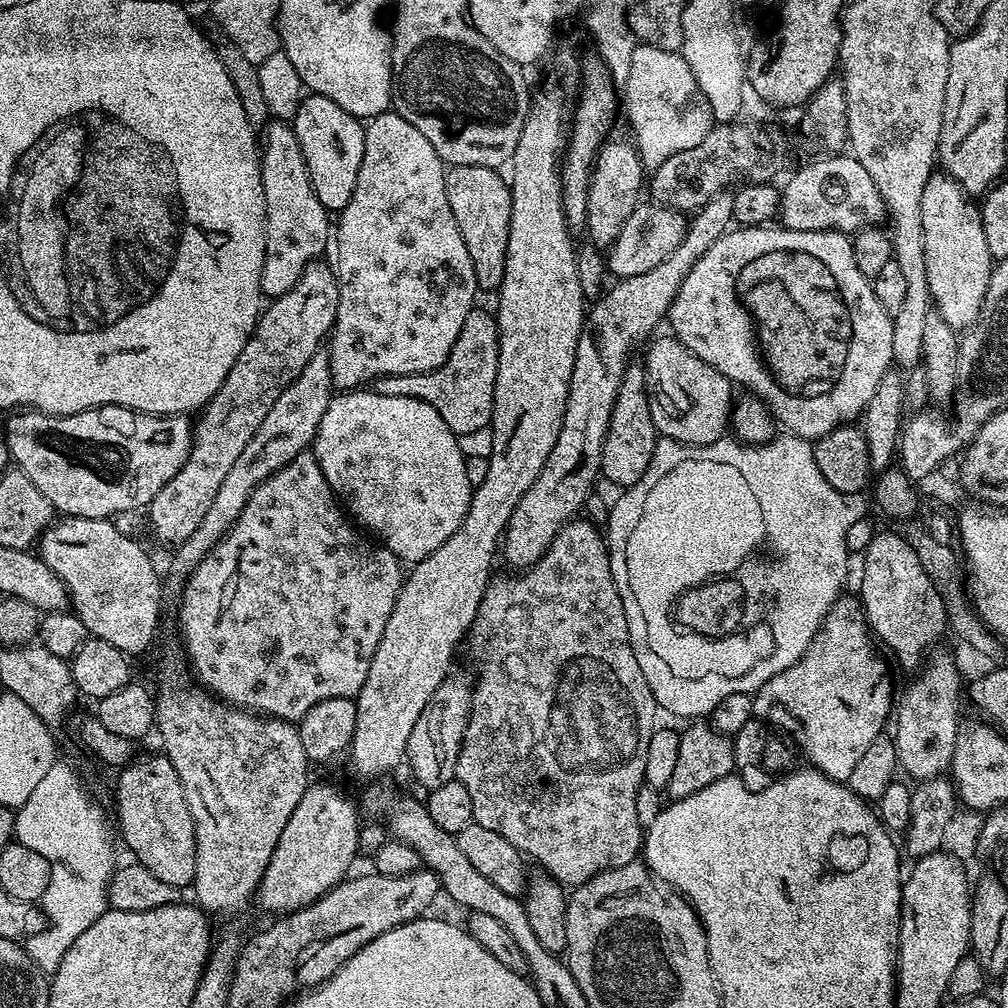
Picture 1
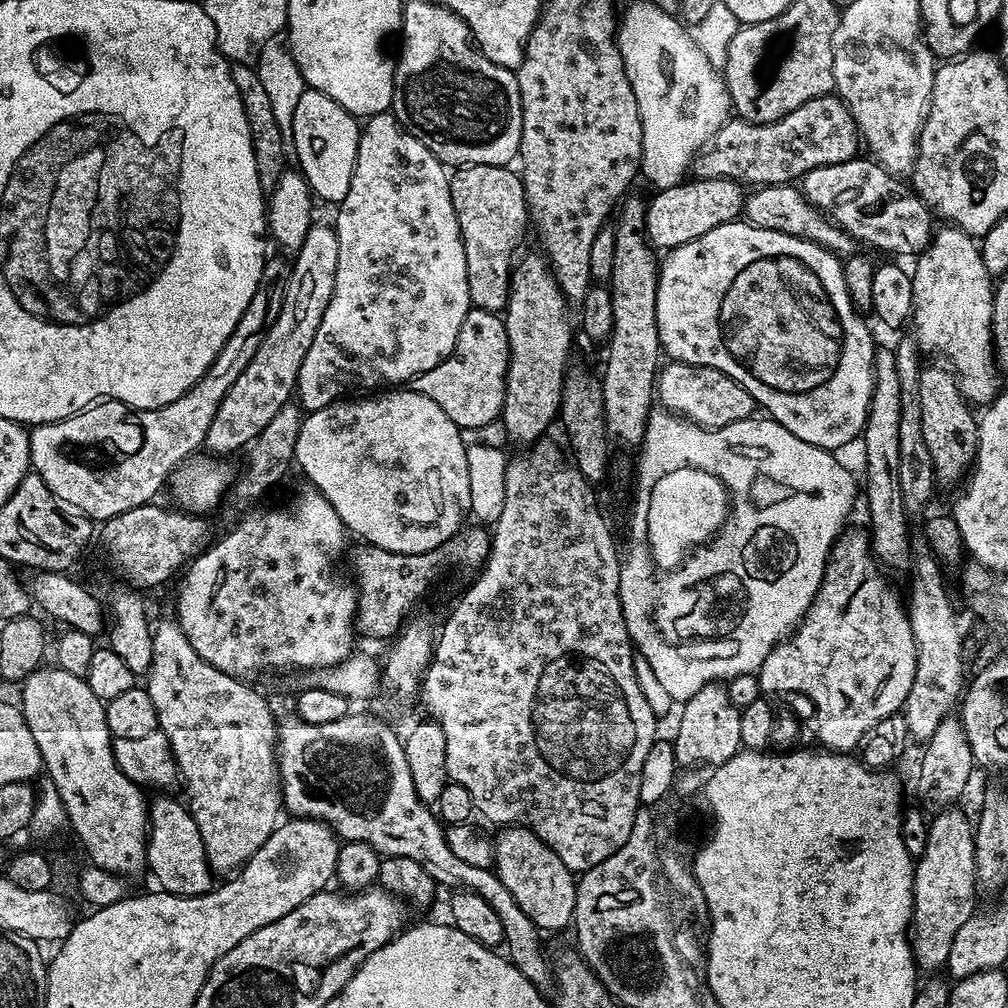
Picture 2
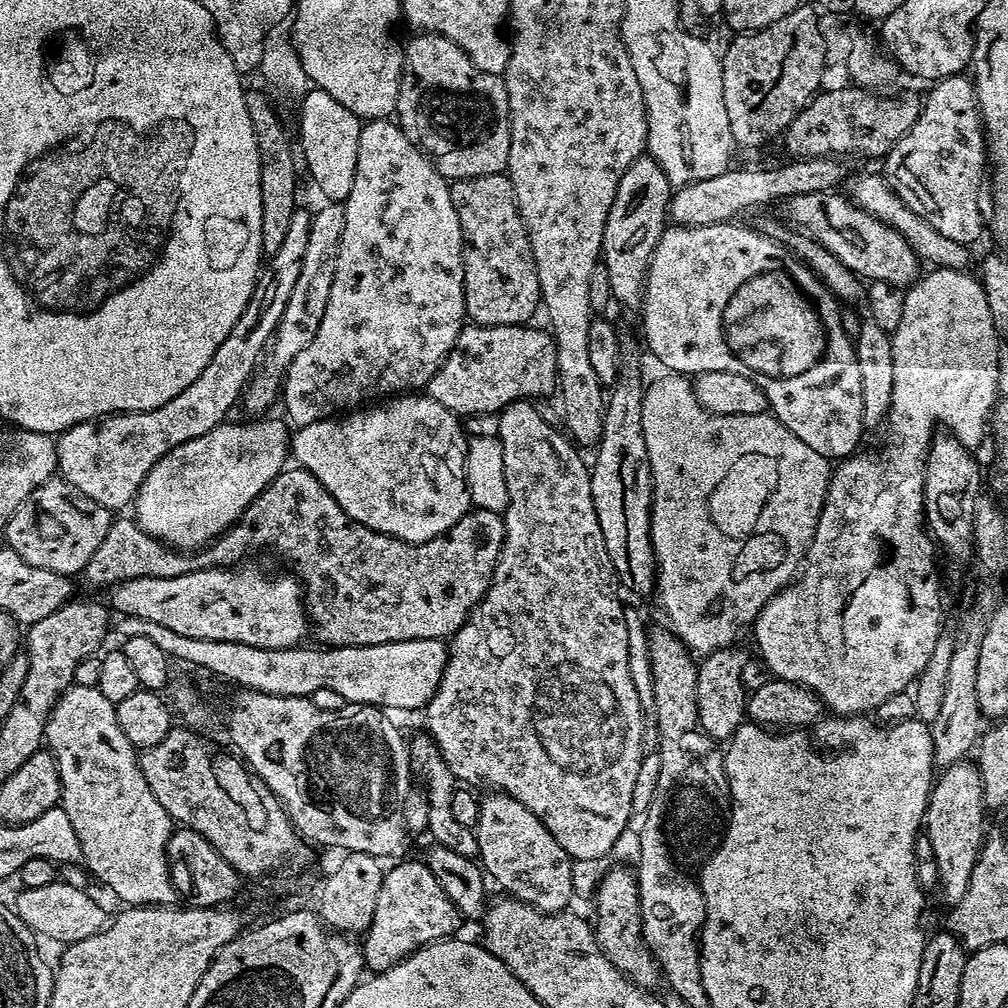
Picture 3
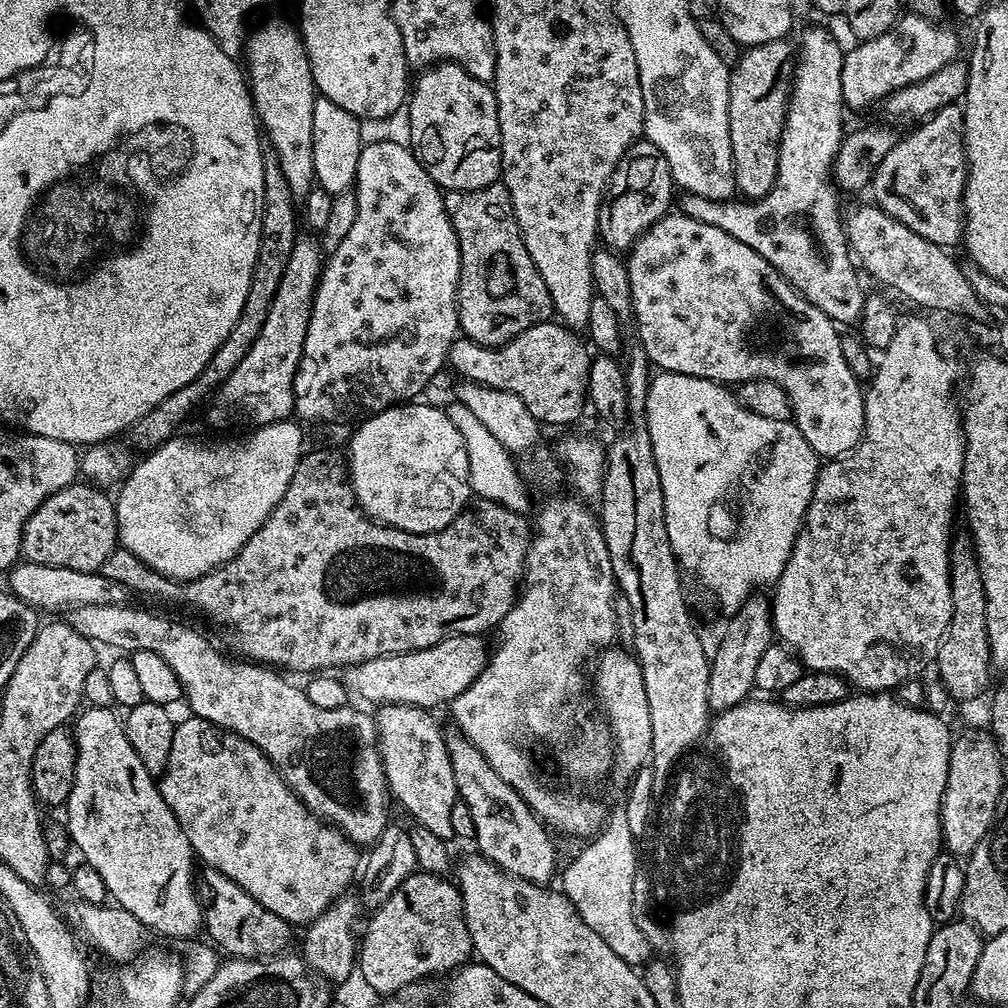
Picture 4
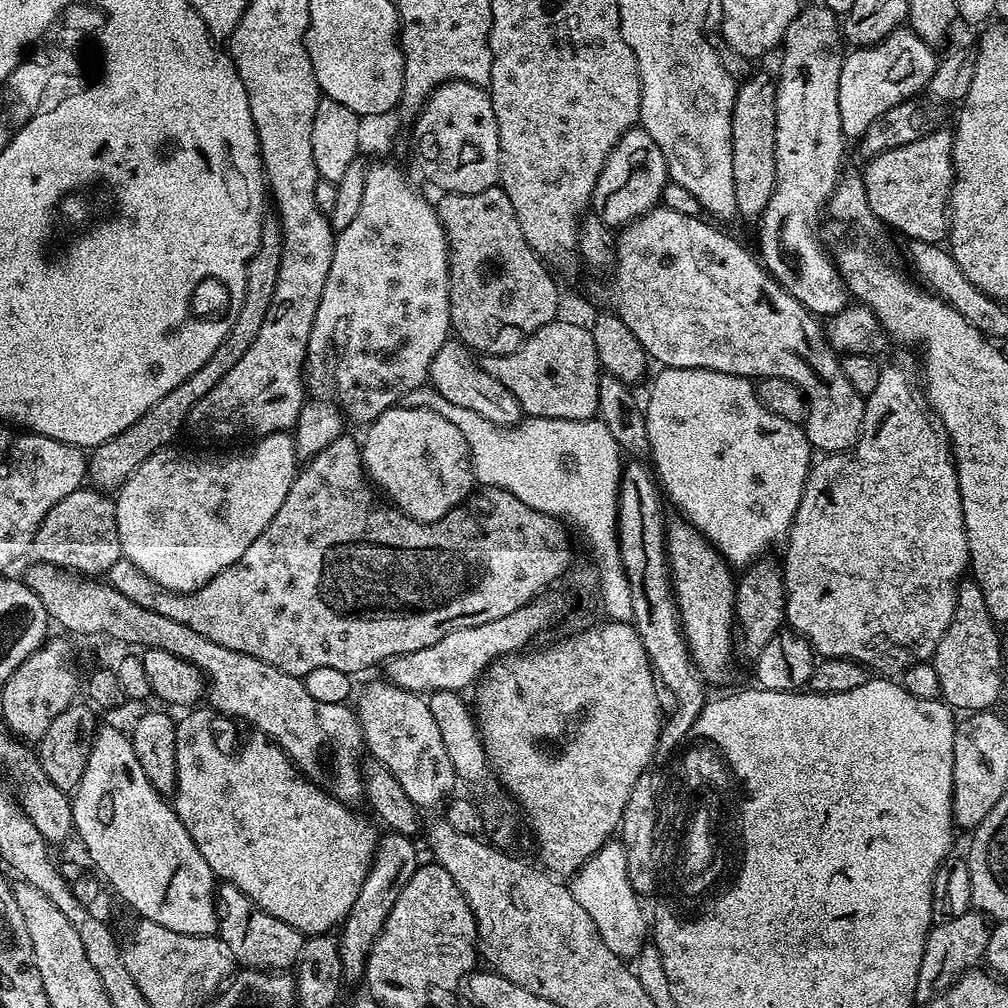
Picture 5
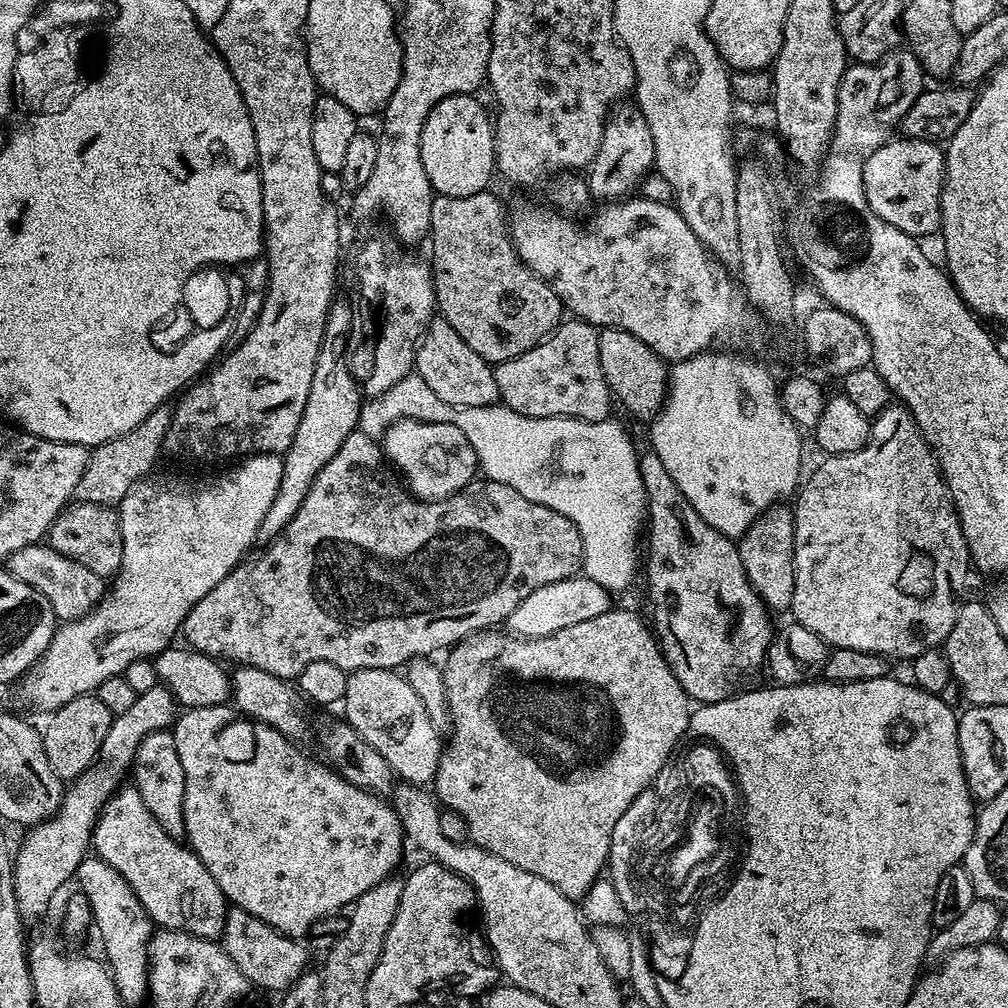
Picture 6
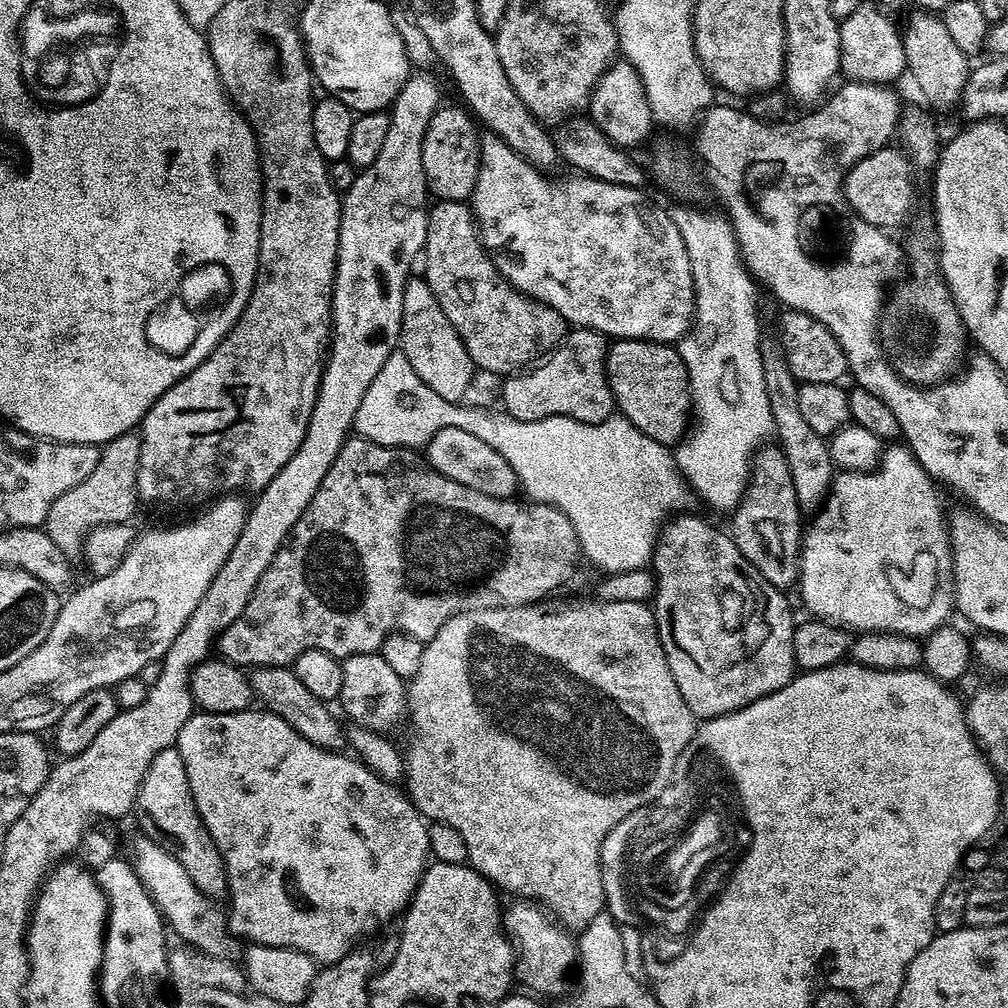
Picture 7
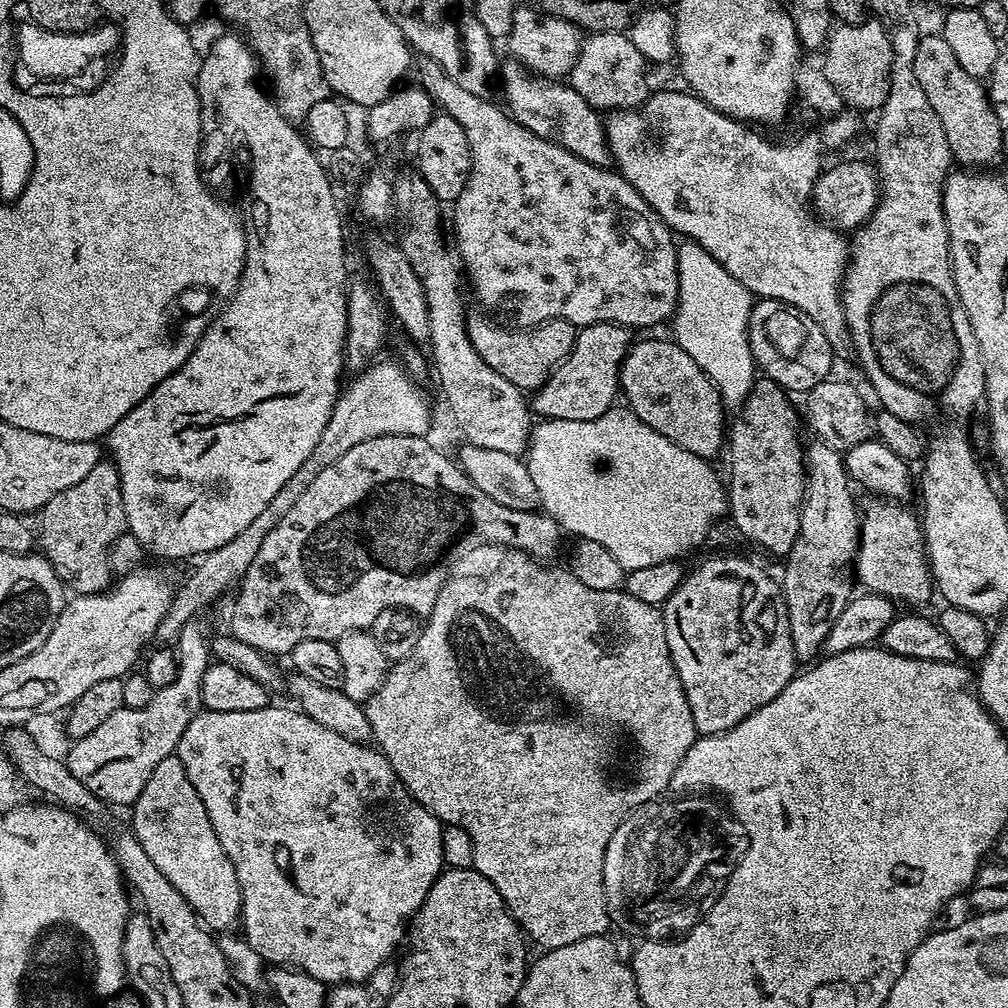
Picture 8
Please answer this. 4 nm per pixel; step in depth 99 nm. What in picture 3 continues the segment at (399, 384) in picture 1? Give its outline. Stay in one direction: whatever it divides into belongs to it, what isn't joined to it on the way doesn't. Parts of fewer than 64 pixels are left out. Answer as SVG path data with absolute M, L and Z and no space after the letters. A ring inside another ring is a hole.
M465 323L447 358L426 385L427 395L461 418L477 416L480 412L499 413L515 400L548 396L551 392L553 395L558 388L556 344L551 331L532 327Z

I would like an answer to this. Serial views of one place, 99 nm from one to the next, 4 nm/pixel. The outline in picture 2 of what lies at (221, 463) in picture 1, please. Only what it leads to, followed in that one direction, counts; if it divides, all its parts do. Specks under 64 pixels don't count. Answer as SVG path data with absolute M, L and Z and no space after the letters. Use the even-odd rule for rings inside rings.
M313 223L302 246L295 249L294 256L296 261L291 261L282 310L278 310L274 326L270 326L266 338L262 338L258 354L250 358L234 386L226 390L226 398L222 398L222 406L218 406L214 422L210 422L204 442L207 451L217 457L228 458L239 448L240 451L247 449L258 434L266 430L270 418L274 418L274 414L293 399L298 370L302 370L302 358L306 358L306 350L310 350L310 342L314 342L314 334L318 334L318 326L322 326L326 306L330 306L330 298L334 294L334 270L338 270L338 234L335 227L331 223Z

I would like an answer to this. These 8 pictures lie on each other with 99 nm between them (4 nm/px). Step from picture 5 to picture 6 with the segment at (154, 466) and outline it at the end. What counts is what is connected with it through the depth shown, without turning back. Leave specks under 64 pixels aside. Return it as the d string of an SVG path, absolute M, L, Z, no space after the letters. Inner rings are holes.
M253 454L233 463L229 472L209 480L179 480L176 476L169 480L139 480L118 505L122 534L119 572L104 599L85 616L57 627L50 646L22 677L25 702L32 708L41 708L44 714L51 714L74 698L95 693L106 678L123 674L130 662L155 658L169 647L183 629L186 614L190 614L192 607L249 555L248 547L257 541L262 518L266 518L266 510L270 510L270 502L278 494L283 465L279 455Z

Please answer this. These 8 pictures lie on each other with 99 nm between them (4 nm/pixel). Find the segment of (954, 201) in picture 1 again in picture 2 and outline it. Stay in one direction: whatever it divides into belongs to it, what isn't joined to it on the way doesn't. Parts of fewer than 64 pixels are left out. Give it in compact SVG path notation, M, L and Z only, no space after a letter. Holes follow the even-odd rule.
M940 227L933 231L932 240L927 248L915 257L916 268L911 269L914 282L914 306L910 328L916 331L914 339L921 353L944 352L943 359L954 369L960 382L960 392L969 405L987 406L996 399L1002 388L999 378L996 377L998 365L992 346L994 277L986 270L986 265L982 262L980 245L973 237L967 236L961 228Z

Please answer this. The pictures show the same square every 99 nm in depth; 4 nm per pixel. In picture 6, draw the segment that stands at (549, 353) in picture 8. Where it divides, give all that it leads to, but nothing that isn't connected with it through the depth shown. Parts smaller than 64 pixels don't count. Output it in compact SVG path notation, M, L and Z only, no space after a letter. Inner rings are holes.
M492 190L470 194L466 198L436 196L430 206L431 240L432 260L430 259L430 267L432 269L432 284L436 287L436 307L439 315L446 322L450 322L450 326L454 326L454 330L458 330L458 338L462 338L462 342L466 342L466 346L470 346L470 350L474 350L474 354L478 354L482 359L488 361L489 364L495 366L506 362L510 358L518 358L518 354L526 354L526 350L541 344L562 323L562 317L565 315L566 309L560 303L560 296L541 276L534 274L534 270L530 270L522 262L522 258L516 252L516 246L512 239L509 217L506 215L506 212L504 216L504 208L500 205L499 198L492 193Z

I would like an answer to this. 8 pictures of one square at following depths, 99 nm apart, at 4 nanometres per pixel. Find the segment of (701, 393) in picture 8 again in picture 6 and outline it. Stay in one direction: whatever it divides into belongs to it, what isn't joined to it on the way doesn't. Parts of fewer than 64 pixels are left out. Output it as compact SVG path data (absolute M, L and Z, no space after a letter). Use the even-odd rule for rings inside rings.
M601 328L598 338L598 358L602 358L602 374L613 397L634 416L651 422L660 415L668 398L669 365L646 342L634 338L621 328Z

